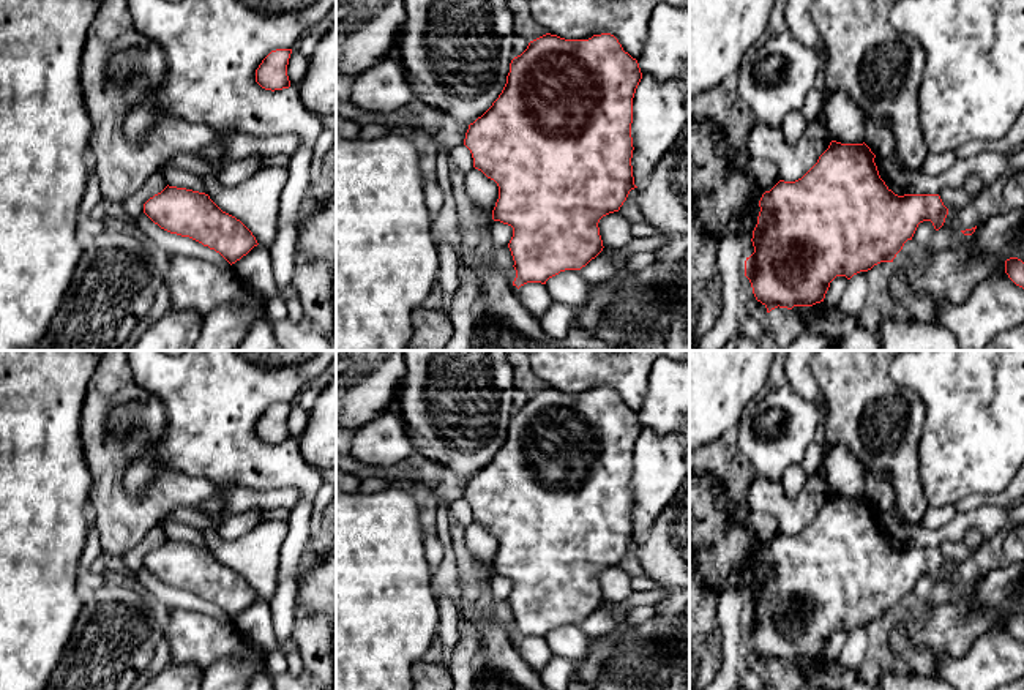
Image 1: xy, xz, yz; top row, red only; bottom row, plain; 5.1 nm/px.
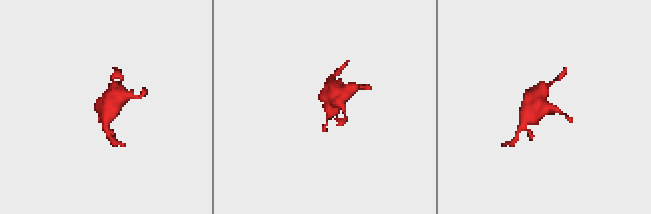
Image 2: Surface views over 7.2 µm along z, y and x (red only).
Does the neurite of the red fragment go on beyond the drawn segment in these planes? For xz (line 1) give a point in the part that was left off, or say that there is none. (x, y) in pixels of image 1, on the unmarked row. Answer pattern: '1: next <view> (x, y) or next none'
1: next none

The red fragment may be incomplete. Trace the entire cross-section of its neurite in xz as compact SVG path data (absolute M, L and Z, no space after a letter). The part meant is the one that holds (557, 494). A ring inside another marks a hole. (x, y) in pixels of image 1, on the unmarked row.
M546 387L529 396L527 403L514 411L510 417L510 426L506 429L506 437L492 456L492 459L469 478L465 486L464 499L470 504L473 512L473 521L481 524L488 532L494 534L499 540L499 553L492 564L492 573L500 575L513 581L513 591L508 597L514 614L516 632L513 639L518 643L527 636L546 635L565 624L581 624L592 613L595 613L603 605L603 594L600 589L598 576L603 570L619 565L626 554L631 543L637 542L633 531L633 452L636 442L642 433L642 426L636 412L623 404L619 393L611 387L593 388L589 393L565 393L557 388Z

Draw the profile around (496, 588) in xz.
M492 573L489 578L483 581L483 592L486 595L488 605L497 600L508 600L511 591L513 581L500 575Z

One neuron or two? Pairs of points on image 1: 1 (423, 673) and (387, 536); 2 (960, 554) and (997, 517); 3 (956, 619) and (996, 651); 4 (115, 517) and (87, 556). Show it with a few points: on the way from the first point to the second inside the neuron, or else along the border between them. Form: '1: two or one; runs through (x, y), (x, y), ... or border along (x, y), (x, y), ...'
1: two; border along (420, 660), (409, 673)
2: two; border along (961, 539), (944, 542), (939, 548)
3: two; border along (1004, 624), (982, 633), (961, 656), (947, 656)
4: two; border along (93, 524), (104, 556)

